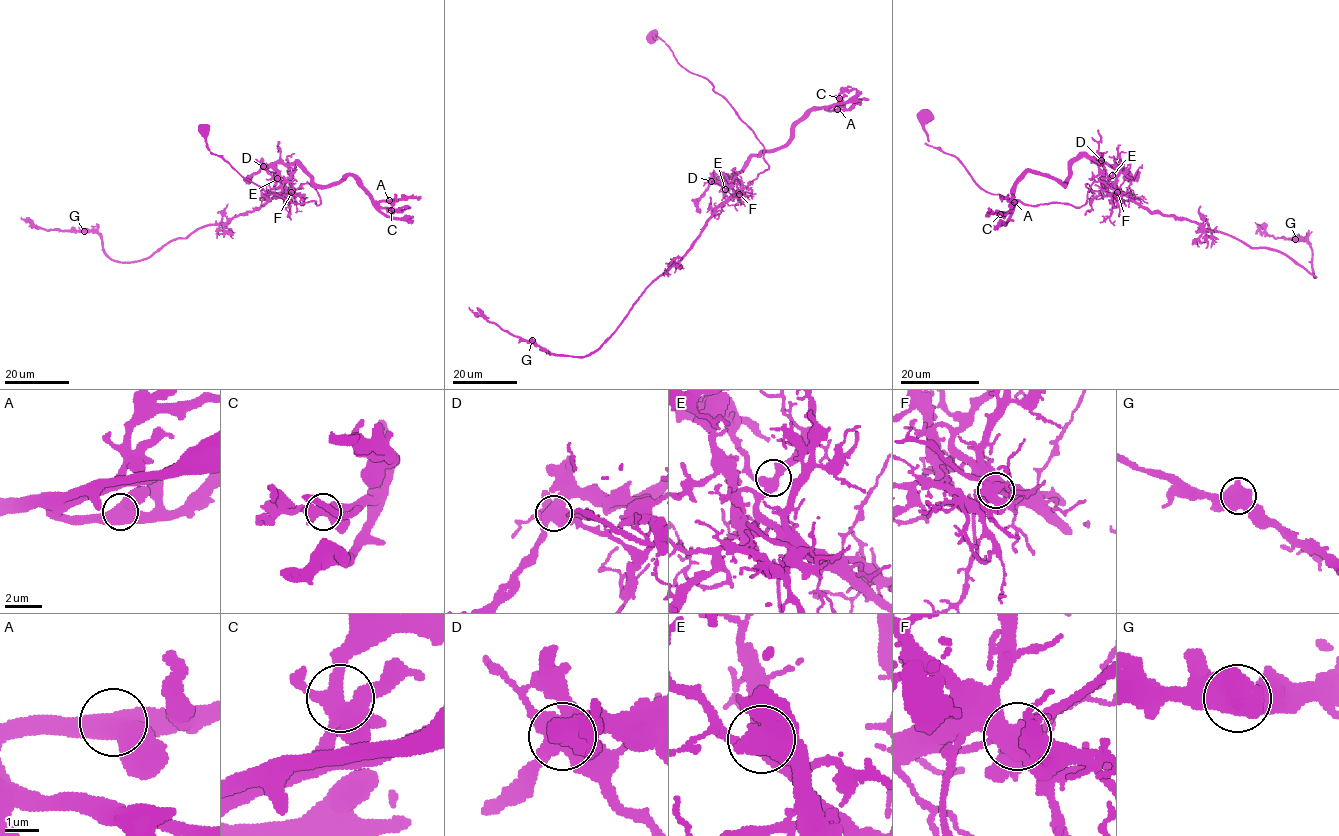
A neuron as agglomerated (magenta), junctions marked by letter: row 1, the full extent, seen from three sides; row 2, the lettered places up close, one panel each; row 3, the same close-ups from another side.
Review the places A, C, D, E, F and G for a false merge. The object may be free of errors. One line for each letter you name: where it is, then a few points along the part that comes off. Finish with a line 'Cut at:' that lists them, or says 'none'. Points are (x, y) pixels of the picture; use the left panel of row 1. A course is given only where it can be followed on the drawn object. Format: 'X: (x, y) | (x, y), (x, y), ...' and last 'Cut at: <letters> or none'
D: (263, 166) | (263, 166), (296, 163), (320, 185), (335, 185), (342, 177), (351, 175), (381, 212), (413, 220)
Cut at: D

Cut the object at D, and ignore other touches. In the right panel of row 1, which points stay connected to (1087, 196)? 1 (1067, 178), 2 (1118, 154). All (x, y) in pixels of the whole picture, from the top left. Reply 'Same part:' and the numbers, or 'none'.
Same part: 2

